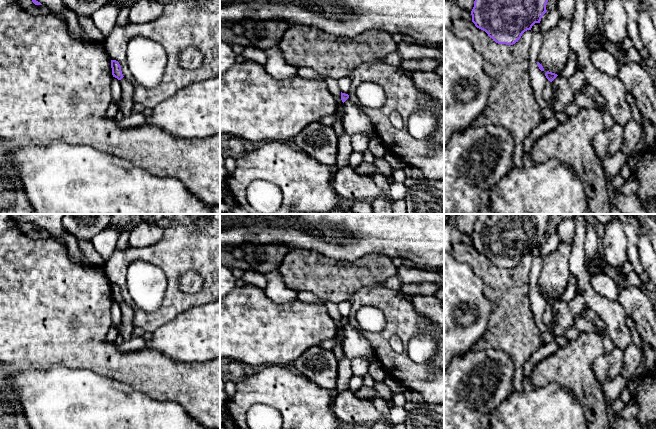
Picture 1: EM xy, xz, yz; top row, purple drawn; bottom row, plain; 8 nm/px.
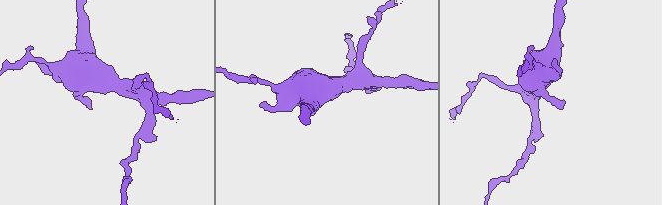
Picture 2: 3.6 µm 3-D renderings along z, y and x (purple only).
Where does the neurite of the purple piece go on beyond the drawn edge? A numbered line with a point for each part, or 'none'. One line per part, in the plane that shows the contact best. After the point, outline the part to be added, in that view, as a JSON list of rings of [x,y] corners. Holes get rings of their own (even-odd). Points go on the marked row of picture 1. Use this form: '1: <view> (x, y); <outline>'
none

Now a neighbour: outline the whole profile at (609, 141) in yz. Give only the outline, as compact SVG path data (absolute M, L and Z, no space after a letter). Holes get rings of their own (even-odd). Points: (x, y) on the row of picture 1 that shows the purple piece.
M615 122L593 138L592 146L598 158L603 160L607 155L620 151L623 140L624 127Z

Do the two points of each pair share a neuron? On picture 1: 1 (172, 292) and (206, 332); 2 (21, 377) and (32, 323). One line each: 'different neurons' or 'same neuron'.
1: different neurons
2: different neurons

